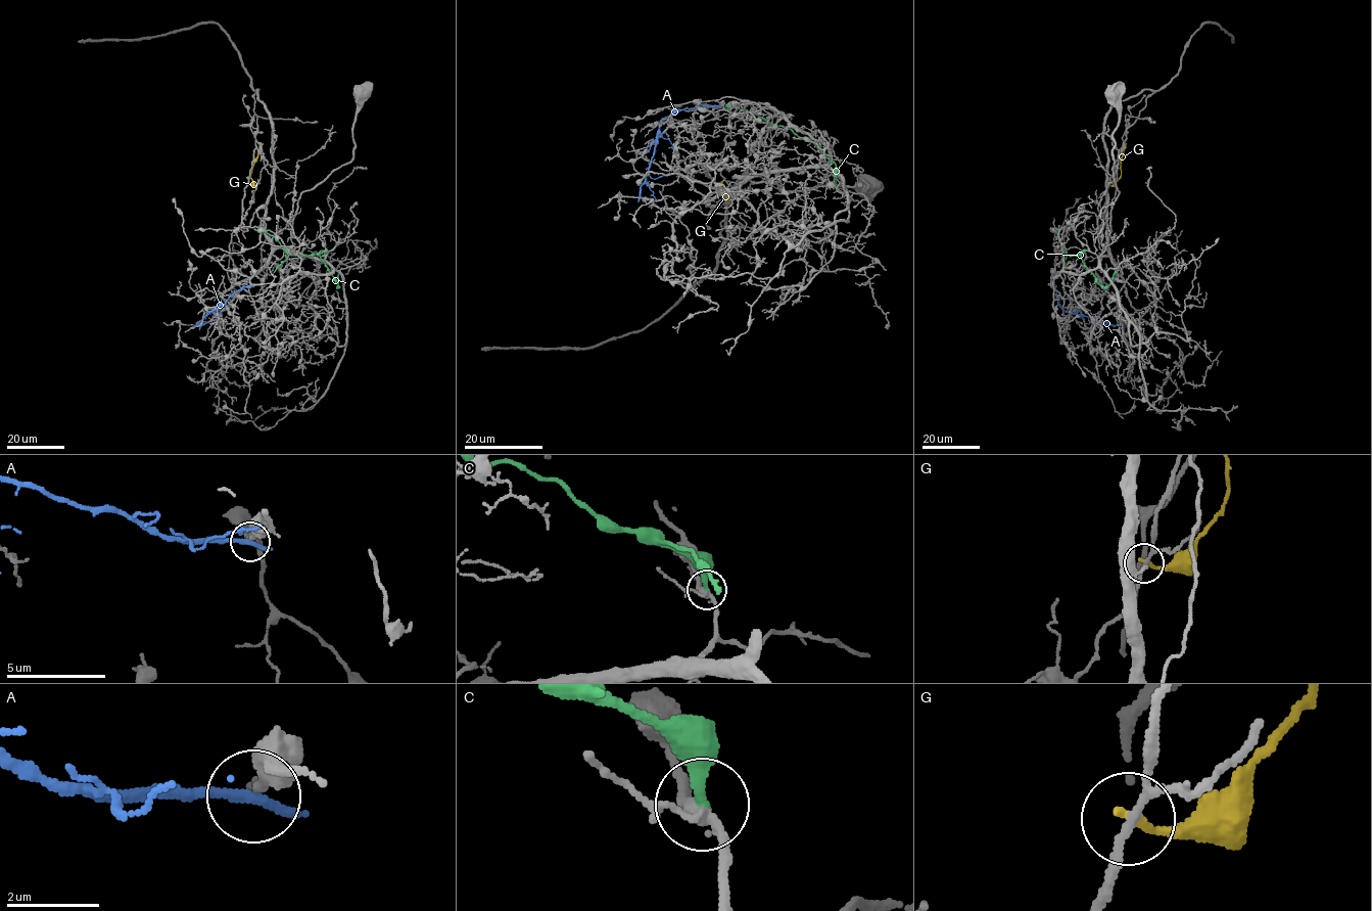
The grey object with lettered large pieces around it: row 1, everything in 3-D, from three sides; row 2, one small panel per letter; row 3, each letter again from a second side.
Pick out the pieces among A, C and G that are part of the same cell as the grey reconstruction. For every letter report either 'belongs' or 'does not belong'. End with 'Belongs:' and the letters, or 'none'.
A: does not belong
C: does not belong
G: does not belong
Belongs: none

